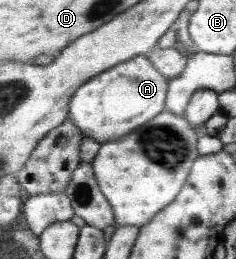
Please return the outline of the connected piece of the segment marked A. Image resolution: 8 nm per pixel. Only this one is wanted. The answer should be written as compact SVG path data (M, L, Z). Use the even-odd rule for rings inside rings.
M142 55L104 71L79 88L72 100L70 119L89 138L99 142L119 140L162 115L166 111L169 94L170 80L154 66L150 58Z

